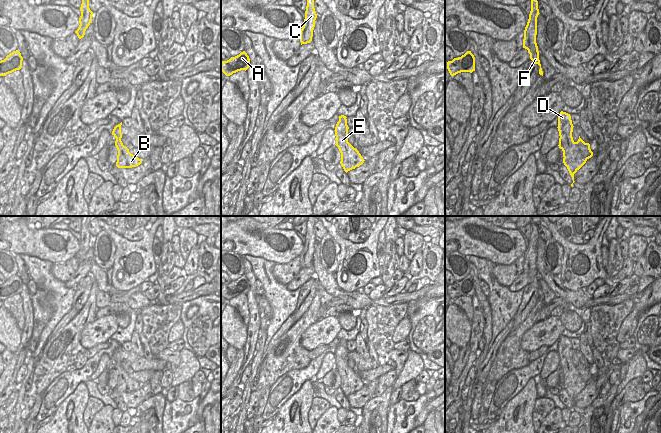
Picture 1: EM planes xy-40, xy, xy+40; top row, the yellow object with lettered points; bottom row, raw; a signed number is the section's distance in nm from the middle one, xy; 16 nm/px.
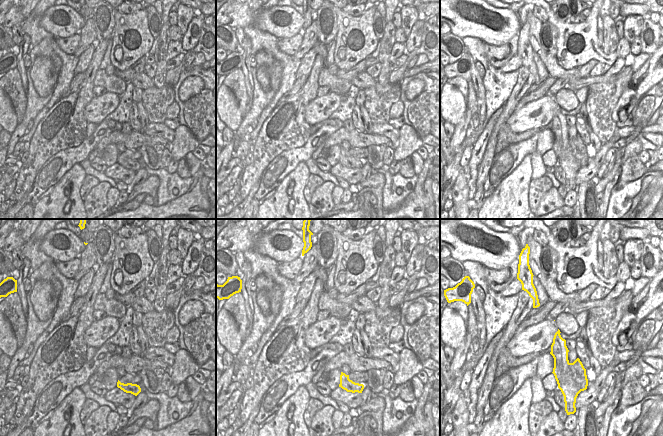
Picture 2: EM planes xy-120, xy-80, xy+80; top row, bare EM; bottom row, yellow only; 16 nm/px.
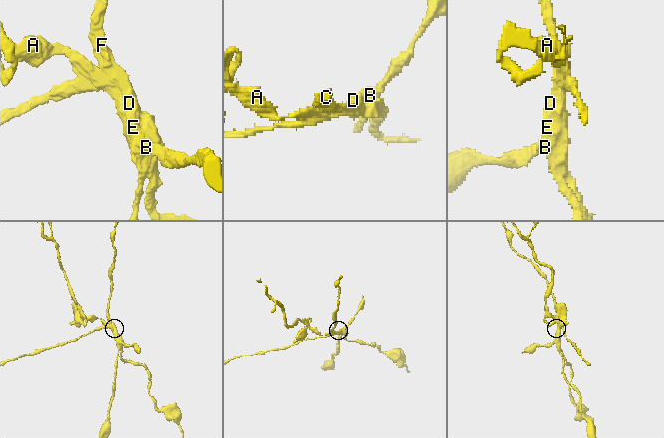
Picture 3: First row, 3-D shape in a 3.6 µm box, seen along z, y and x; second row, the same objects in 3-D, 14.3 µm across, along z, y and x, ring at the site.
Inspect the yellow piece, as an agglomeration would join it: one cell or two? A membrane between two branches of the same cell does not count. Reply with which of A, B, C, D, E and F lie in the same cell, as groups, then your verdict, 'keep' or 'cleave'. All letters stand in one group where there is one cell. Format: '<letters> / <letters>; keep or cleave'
A / B C D E F; cleave

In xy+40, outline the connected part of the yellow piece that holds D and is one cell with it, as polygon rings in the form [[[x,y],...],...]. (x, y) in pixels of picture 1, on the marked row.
[[[561,111],[558,115],[558,131],[563,147],[567,150],[567,156],[563,158],[563,163],[567,167],[573,183],[574,174],[586,163],[587,159],[574,143],[572,132],[573,124],[570,114]]]

